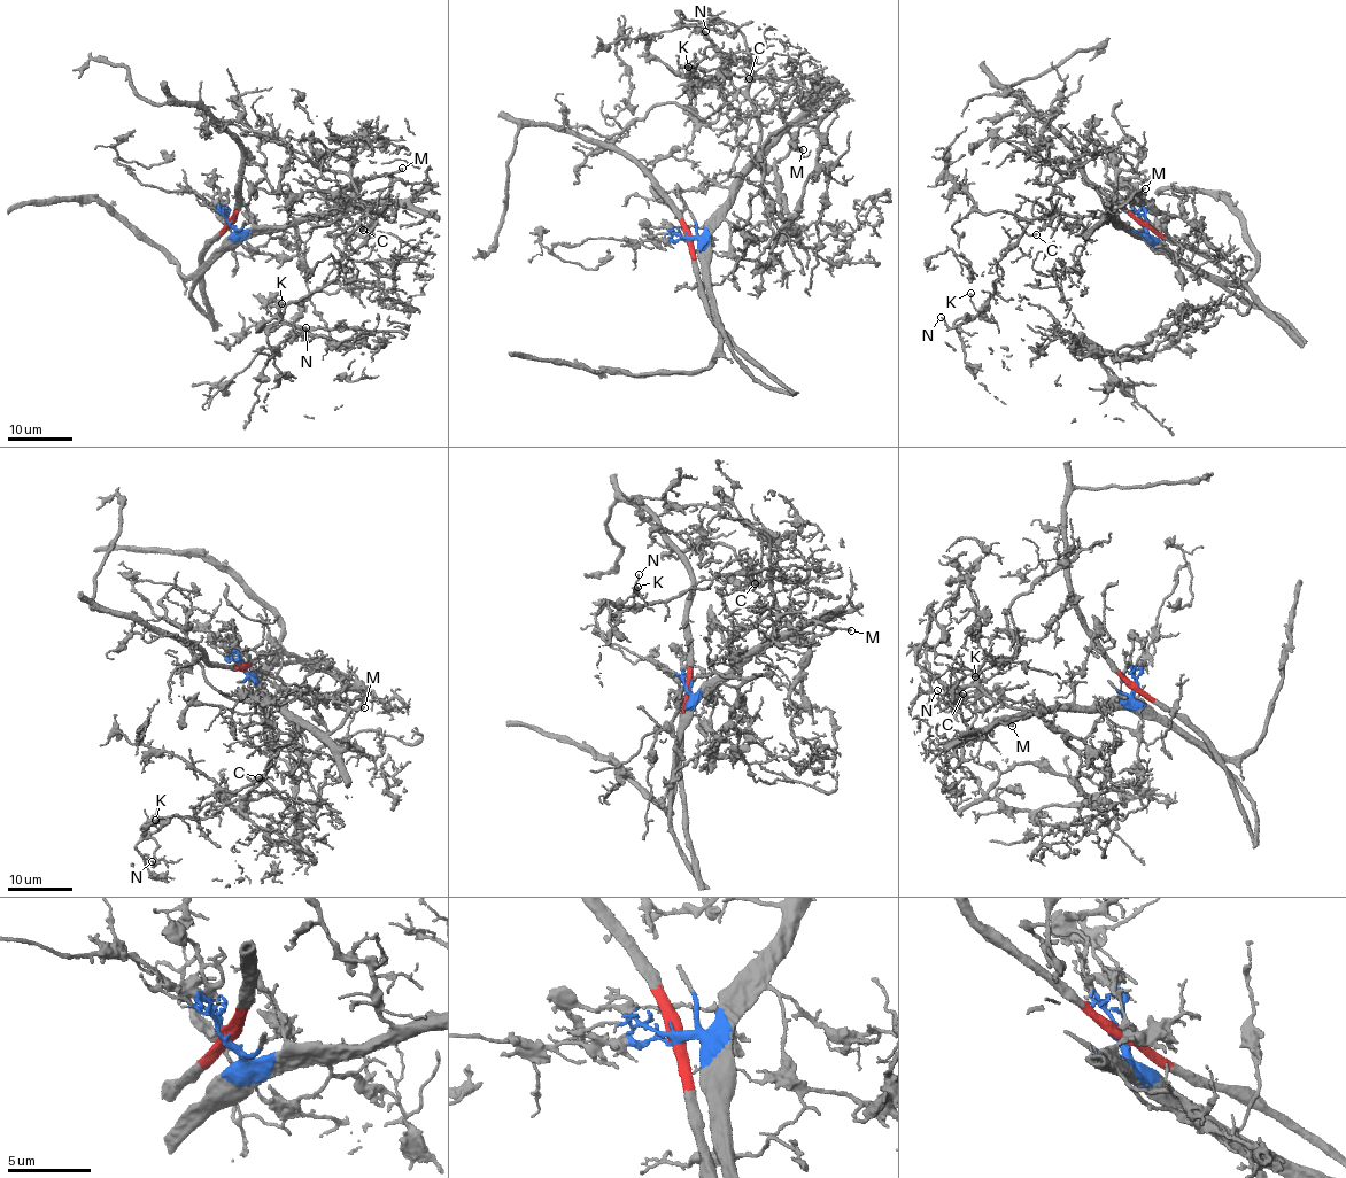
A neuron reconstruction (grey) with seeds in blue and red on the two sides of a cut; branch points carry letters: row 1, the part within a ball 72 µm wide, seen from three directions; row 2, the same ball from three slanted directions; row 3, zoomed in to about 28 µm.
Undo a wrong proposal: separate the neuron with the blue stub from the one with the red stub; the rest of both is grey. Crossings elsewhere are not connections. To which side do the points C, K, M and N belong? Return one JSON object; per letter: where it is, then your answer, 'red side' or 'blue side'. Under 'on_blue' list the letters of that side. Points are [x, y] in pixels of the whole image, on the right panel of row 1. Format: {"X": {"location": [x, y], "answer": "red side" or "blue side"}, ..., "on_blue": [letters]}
{"C": {"location": [1036, 234], "answer": "blue side"}, "K": {"location": [971, 293], "answer": "blue side"}, "M": {"location": [1145, 188], "answer": "blue side"}, "N": {"location": [941, 317], "answer": "blue side"}, "on_blue": ["C", "K", "M", "N"]}

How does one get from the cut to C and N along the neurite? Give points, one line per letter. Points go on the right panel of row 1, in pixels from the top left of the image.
C: (1146, 225), (1146, 234), (1137, 235), (1115, 229), (1108, 218), (1045, 212), (1022, 233), (1035, 234)
N: (1146, 225), (1137, 235), (1097, 216), (1036, 217), (998, 265), (985, 307), (951, 326), (941, 317)

